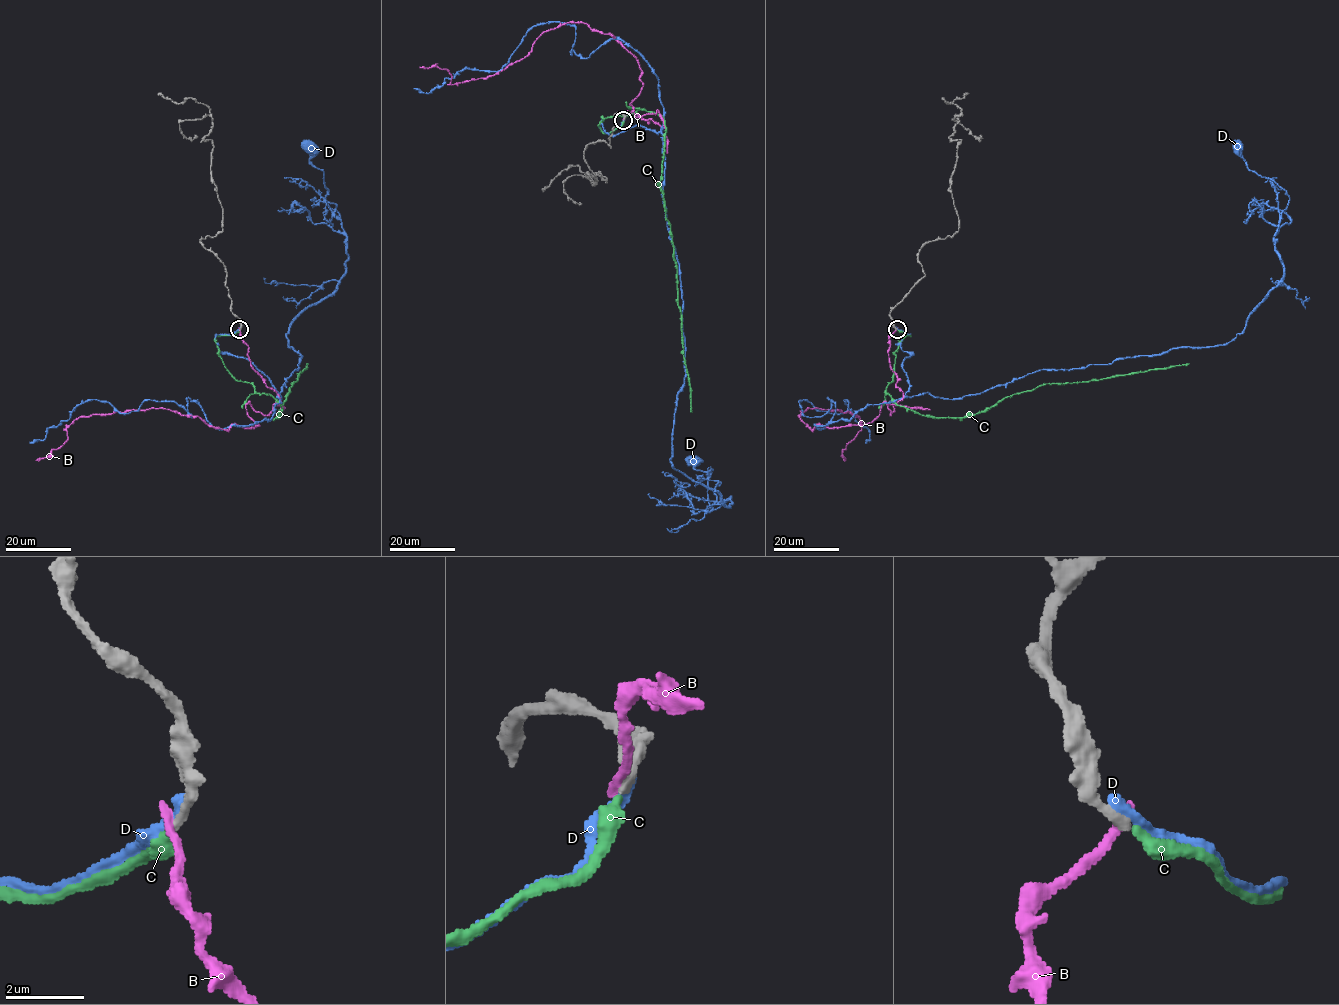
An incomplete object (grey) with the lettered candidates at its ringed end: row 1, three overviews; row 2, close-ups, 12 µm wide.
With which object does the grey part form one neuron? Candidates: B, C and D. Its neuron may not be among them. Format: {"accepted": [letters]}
{"accepted": ["C"]}

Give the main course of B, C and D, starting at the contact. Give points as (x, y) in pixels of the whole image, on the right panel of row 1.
B: (897, 329), (890, 415), (884, 402), (867, 423), (812, 429), (799, 415), (855, 414), (844, 460)
C: (898, 329), (910, 335), (894, 353), (886, 392), (924, 415), (964, 418), (1046, 384), (1189, 363)
D: (896, 328), (910, 334), (907, 397), (1227, 344), (1282, 277), (1289, 201), (1235, 149)

